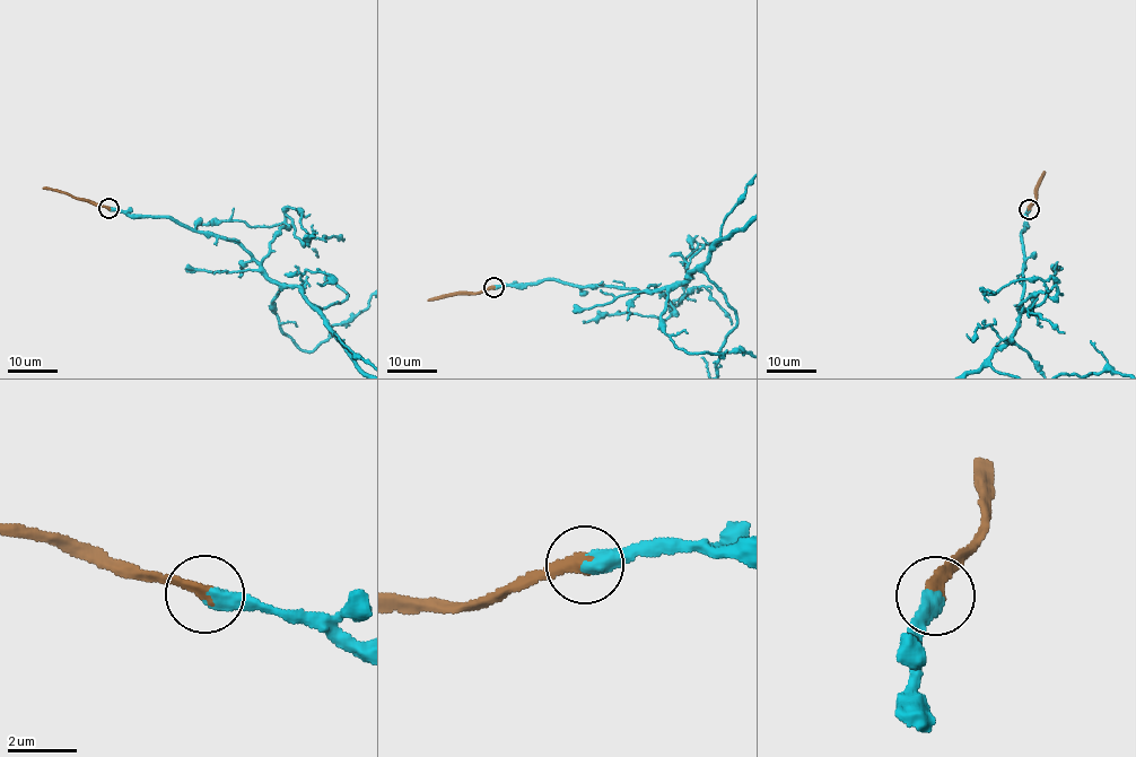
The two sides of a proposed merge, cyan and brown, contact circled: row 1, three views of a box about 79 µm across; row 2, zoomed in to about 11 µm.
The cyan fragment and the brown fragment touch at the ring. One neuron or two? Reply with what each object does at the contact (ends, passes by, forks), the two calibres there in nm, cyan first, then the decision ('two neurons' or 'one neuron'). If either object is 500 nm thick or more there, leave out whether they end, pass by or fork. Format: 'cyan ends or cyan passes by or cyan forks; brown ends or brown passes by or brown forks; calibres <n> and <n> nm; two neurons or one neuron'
calibres 500 and 360 nm; one neuron

